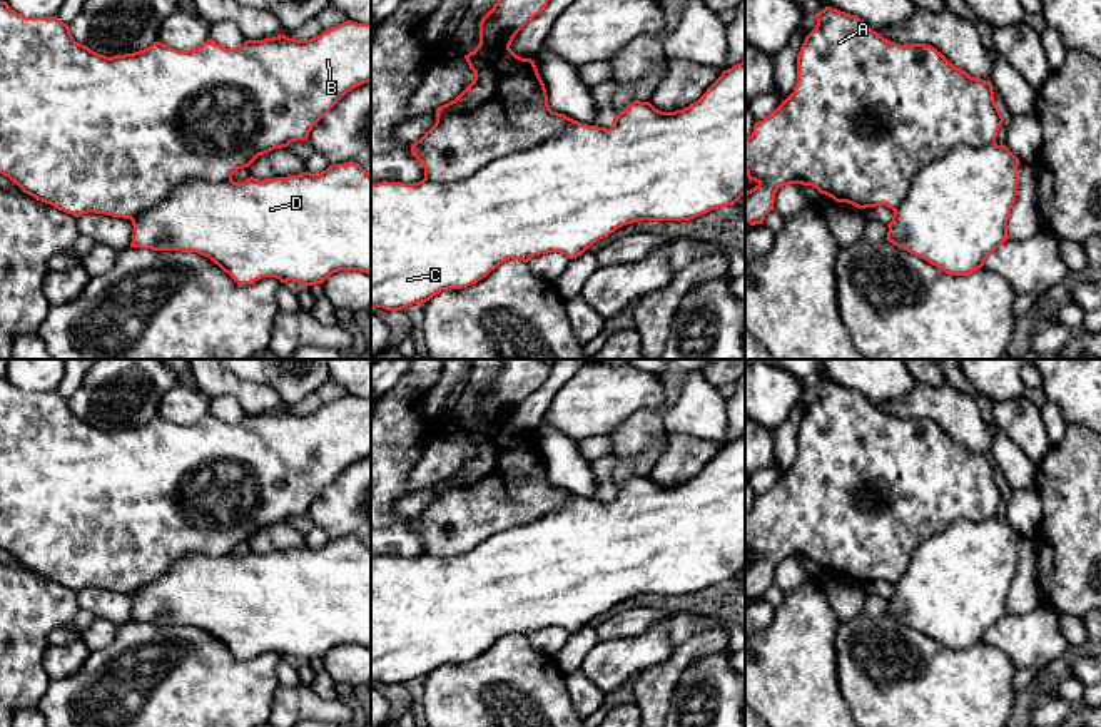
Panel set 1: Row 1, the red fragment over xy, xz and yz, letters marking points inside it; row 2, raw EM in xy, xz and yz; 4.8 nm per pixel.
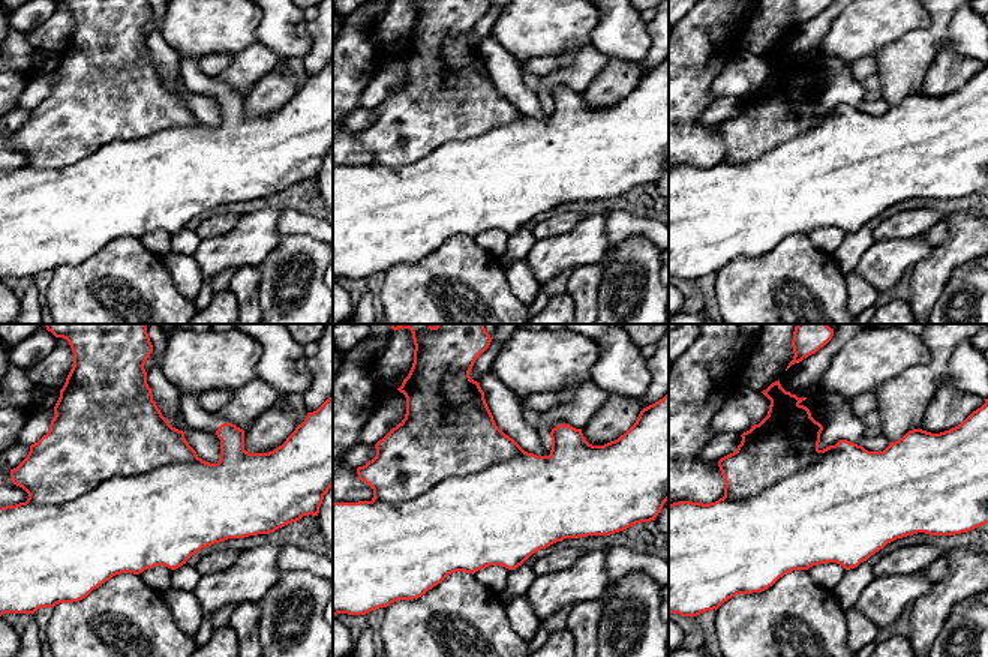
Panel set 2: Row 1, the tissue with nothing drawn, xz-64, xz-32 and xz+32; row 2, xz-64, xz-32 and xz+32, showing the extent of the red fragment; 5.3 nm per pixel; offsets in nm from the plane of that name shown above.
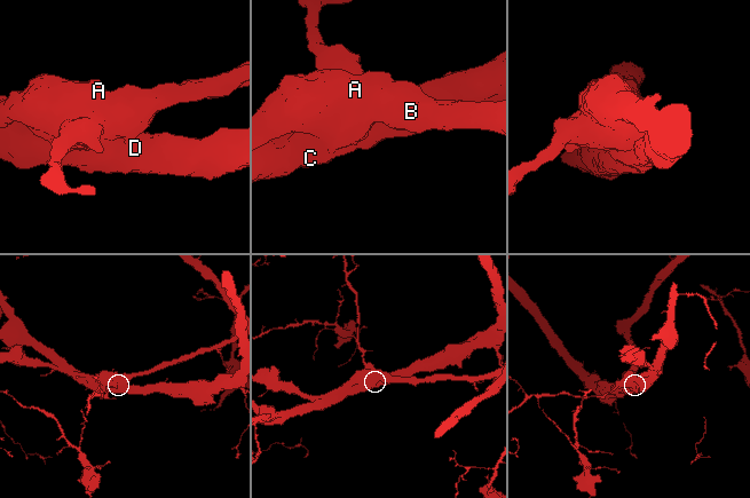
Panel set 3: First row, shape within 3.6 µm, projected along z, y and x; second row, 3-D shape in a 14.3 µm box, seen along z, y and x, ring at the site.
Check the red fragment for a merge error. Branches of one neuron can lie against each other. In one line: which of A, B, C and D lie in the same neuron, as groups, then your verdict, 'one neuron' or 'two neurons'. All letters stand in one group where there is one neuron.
A B / C D | two neurons

